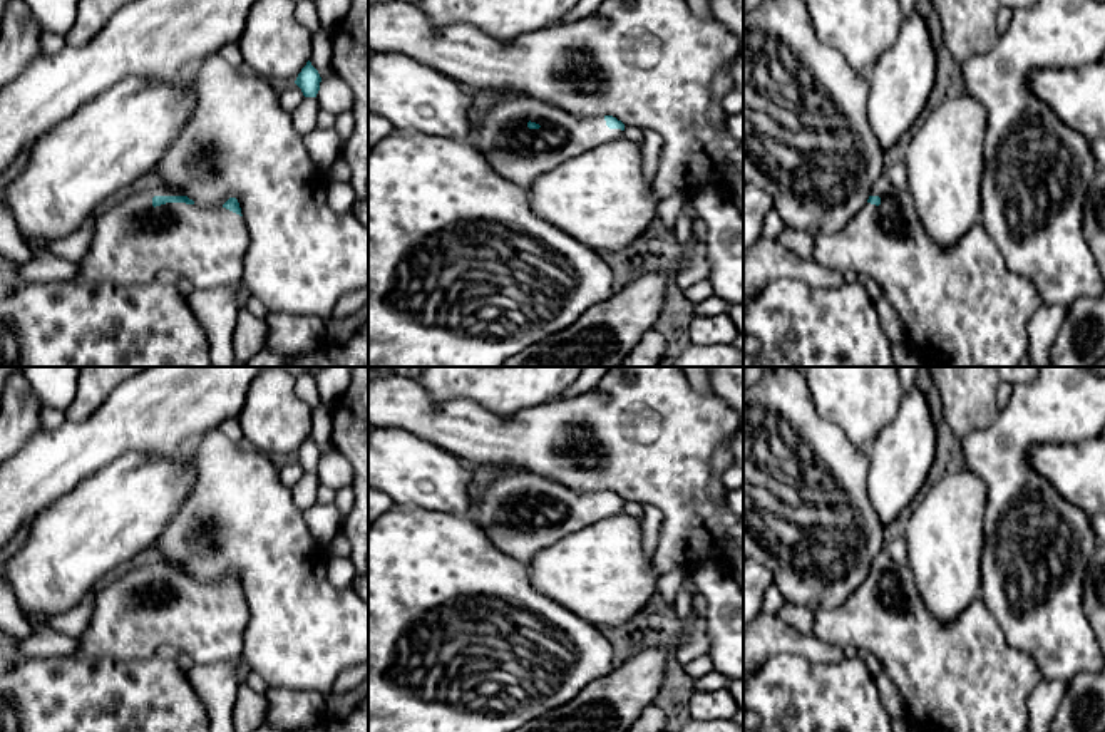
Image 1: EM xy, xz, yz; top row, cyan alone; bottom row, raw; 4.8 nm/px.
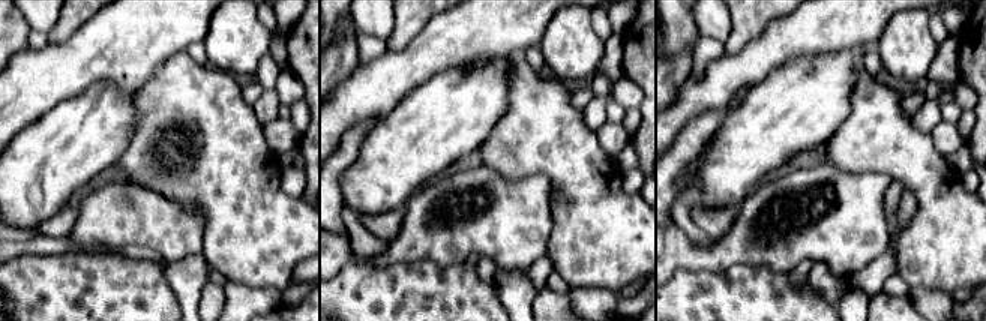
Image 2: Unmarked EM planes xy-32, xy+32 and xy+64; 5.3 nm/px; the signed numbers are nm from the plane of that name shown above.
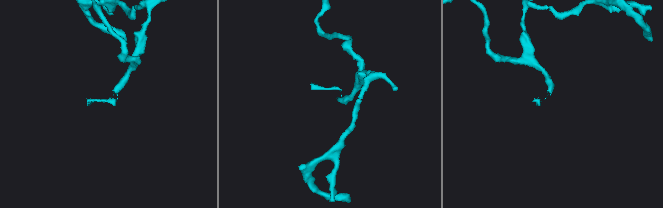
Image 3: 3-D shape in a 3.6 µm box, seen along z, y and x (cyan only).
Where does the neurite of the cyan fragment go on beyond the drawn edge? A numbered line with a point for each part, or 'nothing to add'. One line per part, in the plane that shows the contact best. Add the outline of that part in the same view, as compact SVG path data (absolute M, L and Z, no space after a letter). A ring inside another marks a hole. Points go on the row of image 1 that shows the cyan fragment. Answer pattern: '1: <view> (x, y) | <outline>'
1: xy (133, 242) | M159 184L124 193L117 203L100 209L74 280L141 285L169 270L196 290L239 283L249 246L244 219L226 208L186 203L154 208L154 196L182 193Z

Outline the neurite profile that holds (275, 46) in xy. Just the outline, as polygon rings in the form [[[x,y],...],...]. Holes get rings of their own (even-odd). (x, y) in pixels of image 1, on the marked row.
[[[258,0],[251,7],[238,40],[246,70],[266,80],[296,80],[311,55],[311,34],[298,22],[295,10],[295,0]]]

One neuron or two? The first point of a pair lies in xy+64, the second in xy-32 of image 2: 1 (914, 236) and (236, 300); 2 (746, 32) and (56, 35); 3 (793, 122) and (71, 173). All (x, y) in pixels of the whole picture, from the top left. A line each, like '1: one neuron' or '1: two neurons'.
1: two neurons
2: one neuron
3: one neuron

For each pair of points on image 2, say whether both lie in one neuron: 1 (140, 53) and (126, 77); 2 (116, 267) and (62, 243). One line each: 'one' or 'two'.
1: one
2: two

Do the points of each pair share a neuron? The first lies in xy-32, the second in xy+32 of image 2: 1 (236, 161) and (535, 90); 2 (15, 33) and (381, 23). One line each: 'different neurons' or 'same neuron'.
1: same neuron
2: different neurons

